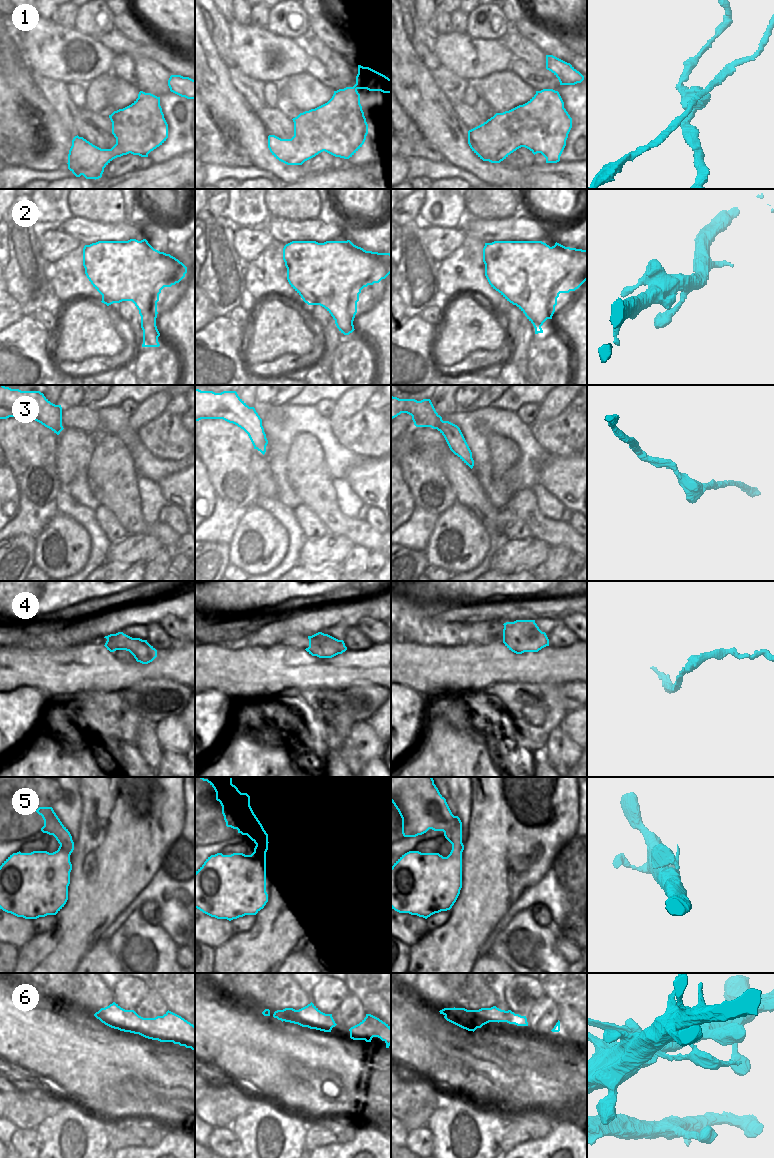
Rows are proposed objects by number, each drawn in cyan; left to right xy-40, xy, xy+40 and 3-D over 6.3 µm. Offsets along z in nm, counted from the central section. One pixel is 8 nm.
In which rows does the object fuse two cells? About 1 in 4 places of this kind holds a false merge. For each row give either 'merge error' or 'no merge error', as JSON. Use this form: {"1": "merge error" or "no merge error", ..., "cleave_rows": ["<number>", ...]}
{"1": "merge error", "2": "no merge error", "3": "no merge error", "4": "merge error", "5": "no merge error", "6": "no merge error", "cleave_rows": ["1", "4"]}

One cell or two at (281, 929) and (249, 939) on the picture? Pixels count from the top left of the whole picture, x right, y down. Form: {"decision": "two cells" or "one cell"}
{"decision": "one cell"}

